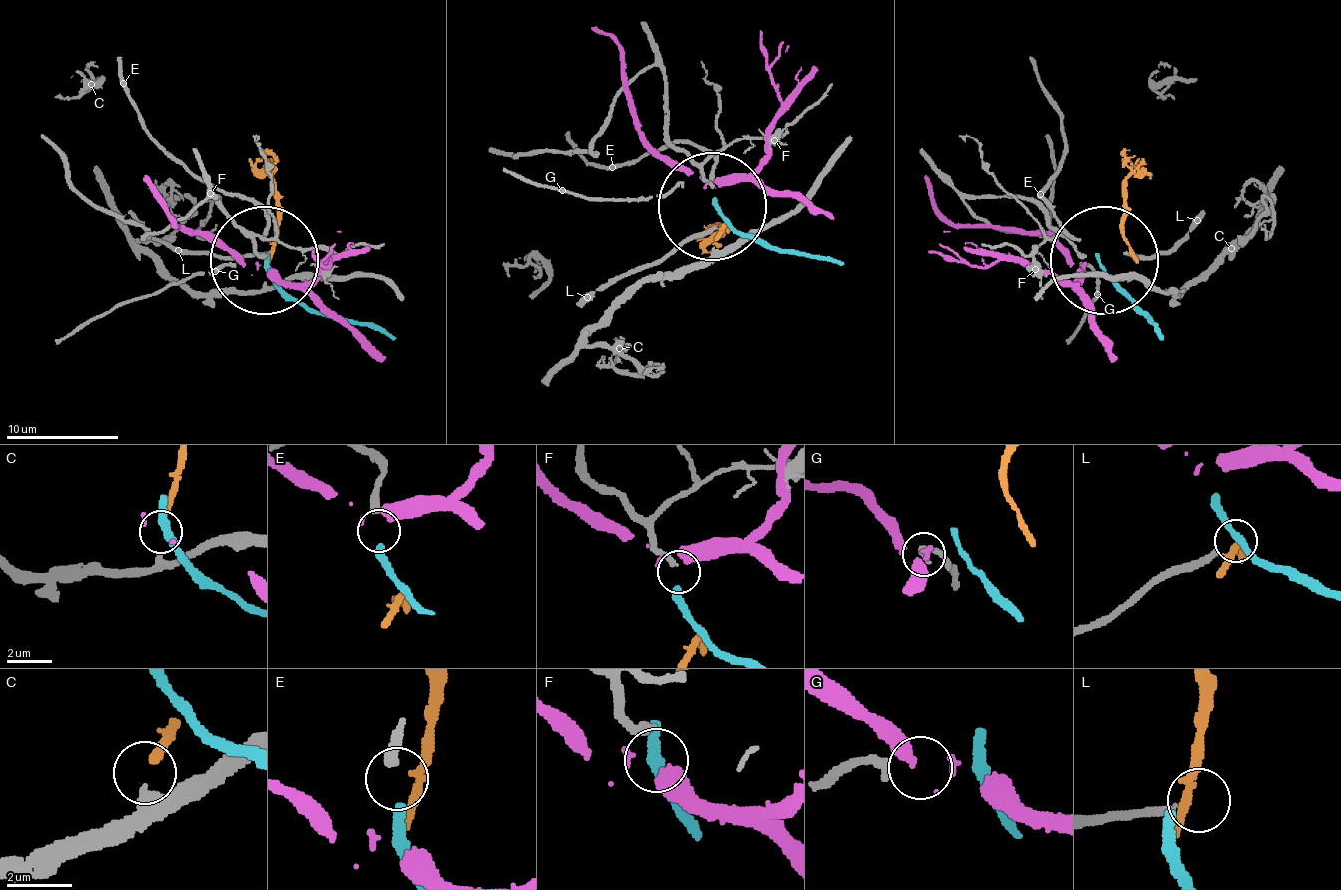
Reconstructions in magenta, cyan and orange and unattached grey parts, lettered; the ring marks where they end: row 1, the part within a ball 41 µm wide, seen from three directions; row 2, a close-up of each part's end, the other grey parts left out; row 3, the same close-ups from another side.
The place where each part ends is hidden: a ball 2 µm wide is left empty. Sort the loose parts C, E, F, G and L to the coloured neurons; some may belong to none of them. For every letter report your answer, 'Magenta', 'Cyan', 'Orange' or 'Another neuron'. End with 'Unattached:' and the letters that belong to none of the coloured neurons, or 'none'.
C: Orange
E: Cyan
F: Another neuron
G: Magenta
L: Another neuron
Unattached: F, L

